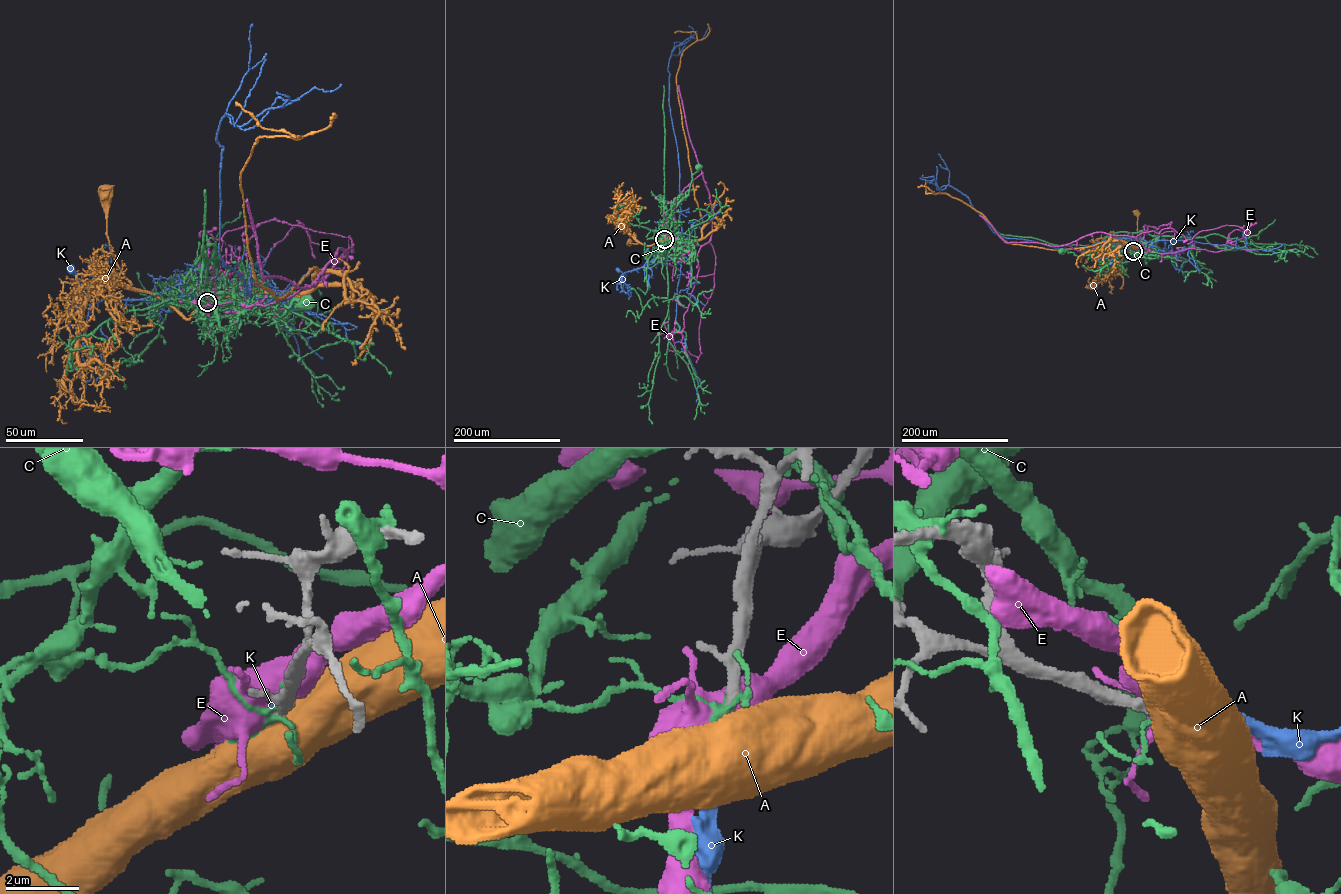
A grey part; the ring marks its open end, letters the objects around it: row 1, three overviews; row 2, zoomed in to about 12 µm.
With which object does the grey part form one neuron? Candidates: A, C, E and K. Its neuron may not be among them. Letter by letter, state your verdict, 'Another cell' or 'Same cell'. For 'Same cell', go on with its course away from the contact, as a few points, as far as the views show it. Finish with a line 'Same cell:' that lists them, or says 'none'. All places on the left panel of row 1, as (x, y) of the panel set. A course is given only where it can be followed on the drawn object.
A: Another cell
C: Another cell
E: Another cell
K: Same cell. Its course: (207, 302), (211, 278), (182, 280), (143, 299), (103, 299), (90, 305), (85, 303), (74, 269), (71, 269)
Same cell: K

